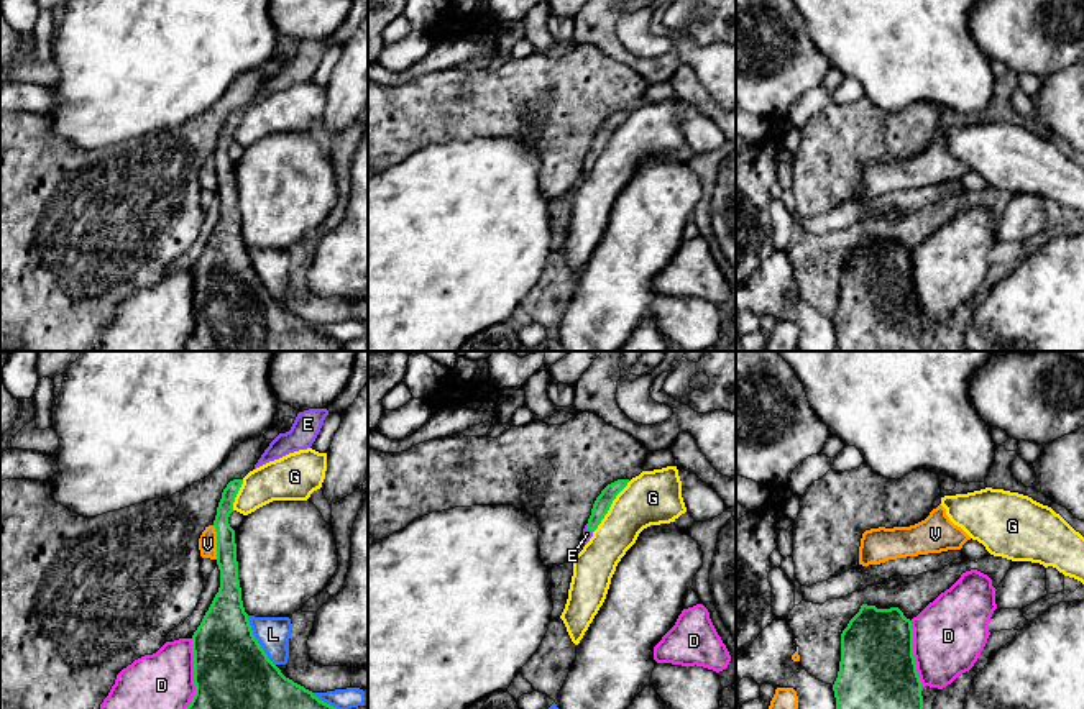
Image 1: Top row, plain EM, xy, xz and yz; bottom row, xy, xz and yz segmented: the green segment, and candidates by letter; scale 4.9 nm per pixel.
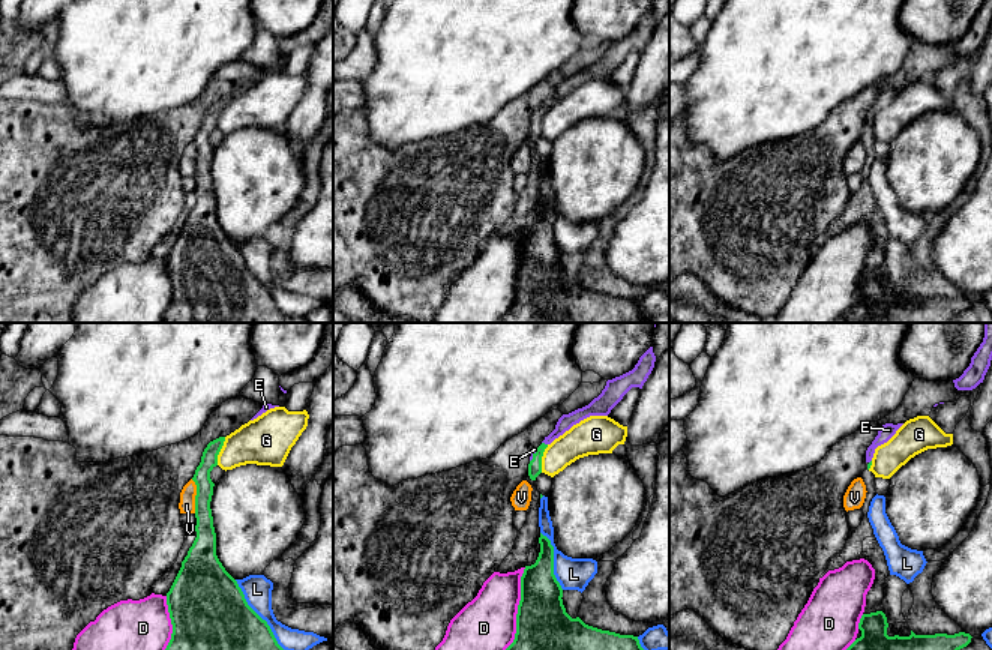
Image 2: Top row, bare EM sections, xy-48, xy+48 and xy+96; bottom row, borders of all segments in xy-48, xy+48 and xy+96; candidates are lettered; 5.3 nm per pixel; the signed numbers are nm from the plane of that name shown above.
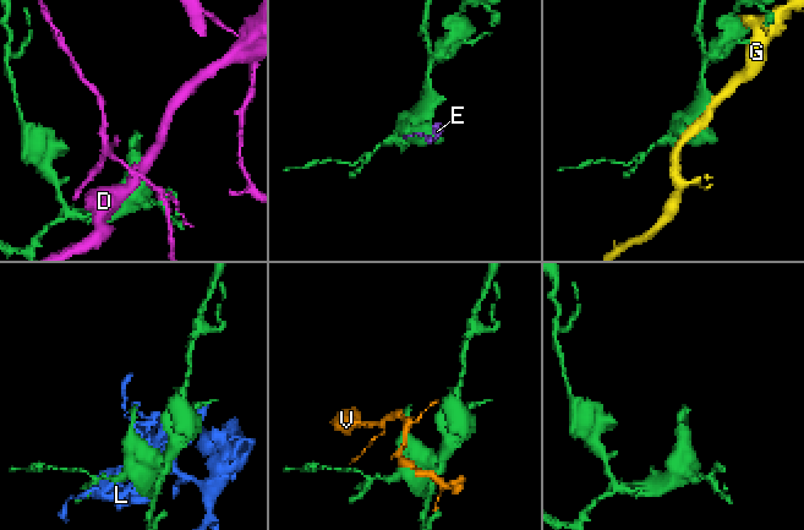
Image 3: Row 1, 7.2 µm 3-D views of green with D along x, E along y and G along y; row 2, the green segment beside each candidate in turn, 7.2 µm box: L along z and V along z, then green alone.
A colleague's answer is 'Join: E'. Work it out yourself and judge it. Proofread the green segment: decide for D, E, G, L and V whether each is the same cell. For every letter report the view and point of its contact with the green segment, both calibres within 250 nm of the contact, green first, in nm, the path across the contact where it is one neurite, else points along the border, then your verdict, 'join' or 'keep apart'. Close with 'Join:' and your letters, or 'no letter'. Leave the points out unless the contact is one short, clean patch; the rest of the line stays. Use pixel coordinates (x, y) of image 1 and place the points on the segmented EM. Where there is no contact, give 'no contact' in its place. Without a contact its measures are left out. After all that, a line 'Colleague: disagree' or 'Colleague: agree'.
D: xy (194, 673) | 360/280 nm | keep apart
E: xz (588, 529) | 80/50 nm | across xz (608, 494), (588, 529), (587, 534) | join
G: xz (610, 506) | 80/260 nm | keep apart
L: xy (257, 640) | 360/170 nm | keep apart
V: xy (217, 542) | 110/100 nm | keep apart
Join: E
Colleague: agree

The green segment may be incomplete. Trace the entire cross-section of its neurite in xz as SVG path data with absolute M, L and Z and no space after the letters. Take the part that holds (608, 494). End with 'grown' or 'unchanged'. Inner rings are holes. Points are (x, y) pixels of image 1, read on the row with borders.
M618 479L608 484L601 494L596 497L588 524L583 528L583 543L586 545L593 537L604 515L608 514L616 496L627 486L629 479Z; grown

